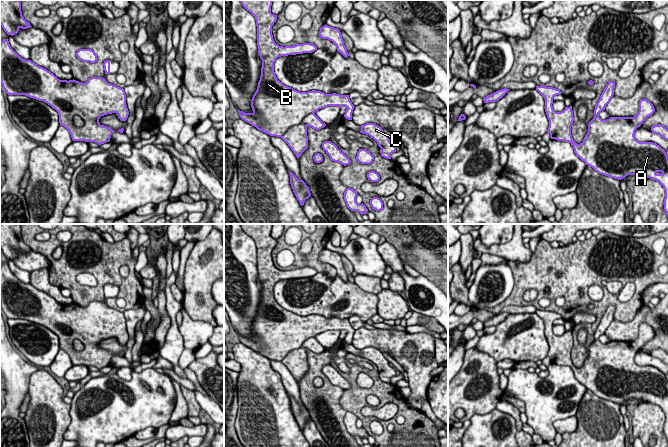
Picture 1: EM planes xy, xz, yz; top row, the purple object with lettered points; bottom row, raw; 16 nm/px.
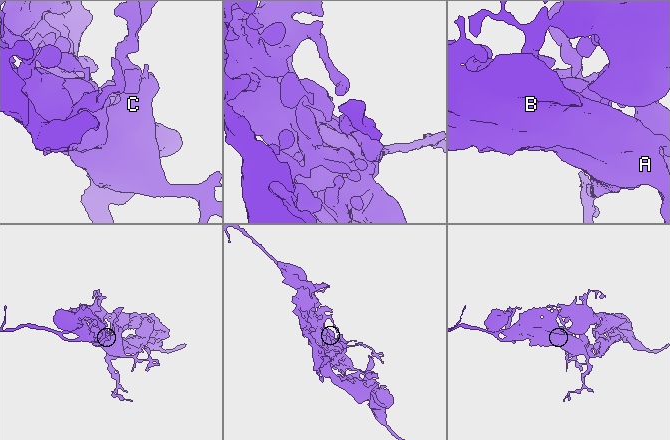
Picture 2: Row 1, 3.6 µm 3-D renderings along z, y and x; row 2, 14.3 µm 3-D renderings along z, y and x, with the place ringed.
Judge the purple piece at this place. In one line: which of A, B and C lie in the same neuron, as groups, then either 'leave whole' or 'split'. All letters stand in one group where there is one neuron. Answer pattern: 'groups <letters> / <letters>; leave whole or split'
groups A B C; leave whole

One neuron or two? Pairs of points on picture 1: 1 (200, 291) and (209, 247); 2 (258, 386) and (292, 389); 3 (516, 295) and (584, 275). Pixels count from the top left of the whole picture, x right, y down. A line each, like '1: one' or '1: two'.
1: one
2: two
3: one

